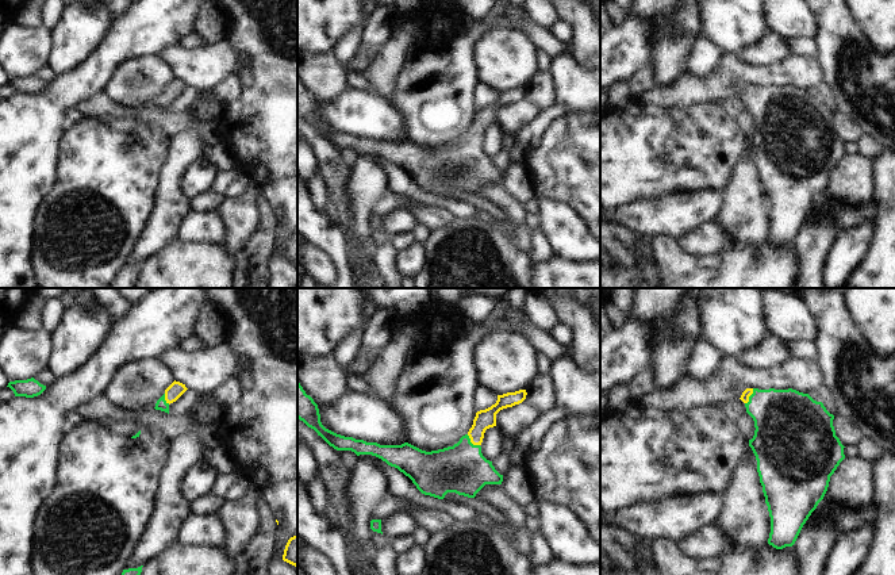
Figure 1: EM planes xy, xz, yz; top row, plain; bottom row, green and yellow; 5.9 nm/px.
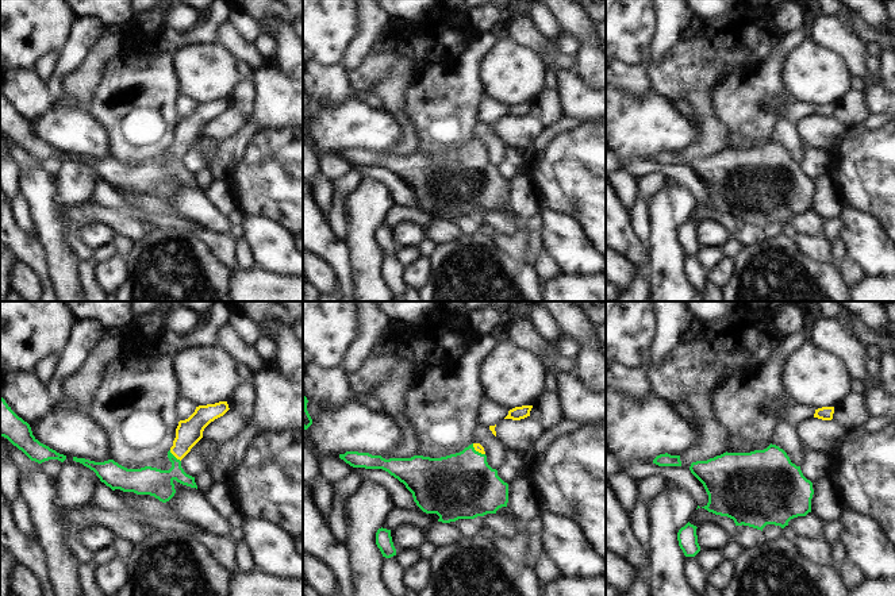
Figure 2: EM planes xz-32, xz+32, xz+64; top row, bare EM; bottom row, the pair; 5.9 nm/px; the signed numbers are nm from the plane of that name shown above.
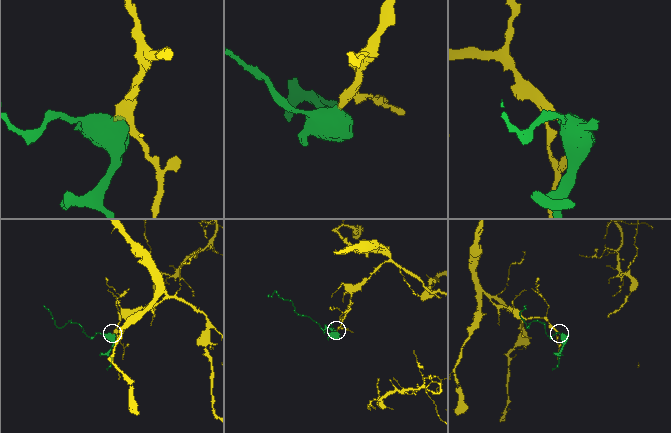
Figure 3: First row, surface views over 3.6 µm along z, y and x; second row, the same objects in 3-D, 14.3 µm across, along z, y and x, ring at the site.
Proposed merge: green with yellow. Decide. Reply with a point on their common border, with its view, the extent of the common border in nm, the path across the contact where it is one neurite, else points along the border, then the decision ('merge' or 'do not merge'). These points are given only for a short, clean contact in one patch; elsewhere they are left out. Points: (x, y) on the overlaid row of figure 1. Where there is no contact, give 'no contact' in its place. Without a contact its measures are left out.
meets green in xz at (471, 443); contact 100 nm long; runs through xz (461, 468), (471, 443), (484, 420); merge

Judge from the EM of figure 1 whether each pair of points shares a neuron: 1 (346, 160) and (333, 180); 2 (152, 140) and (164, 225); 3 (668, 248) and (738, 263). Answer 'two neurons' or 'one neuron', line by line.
1: two neurons
2: two neurons
3: one neuron

